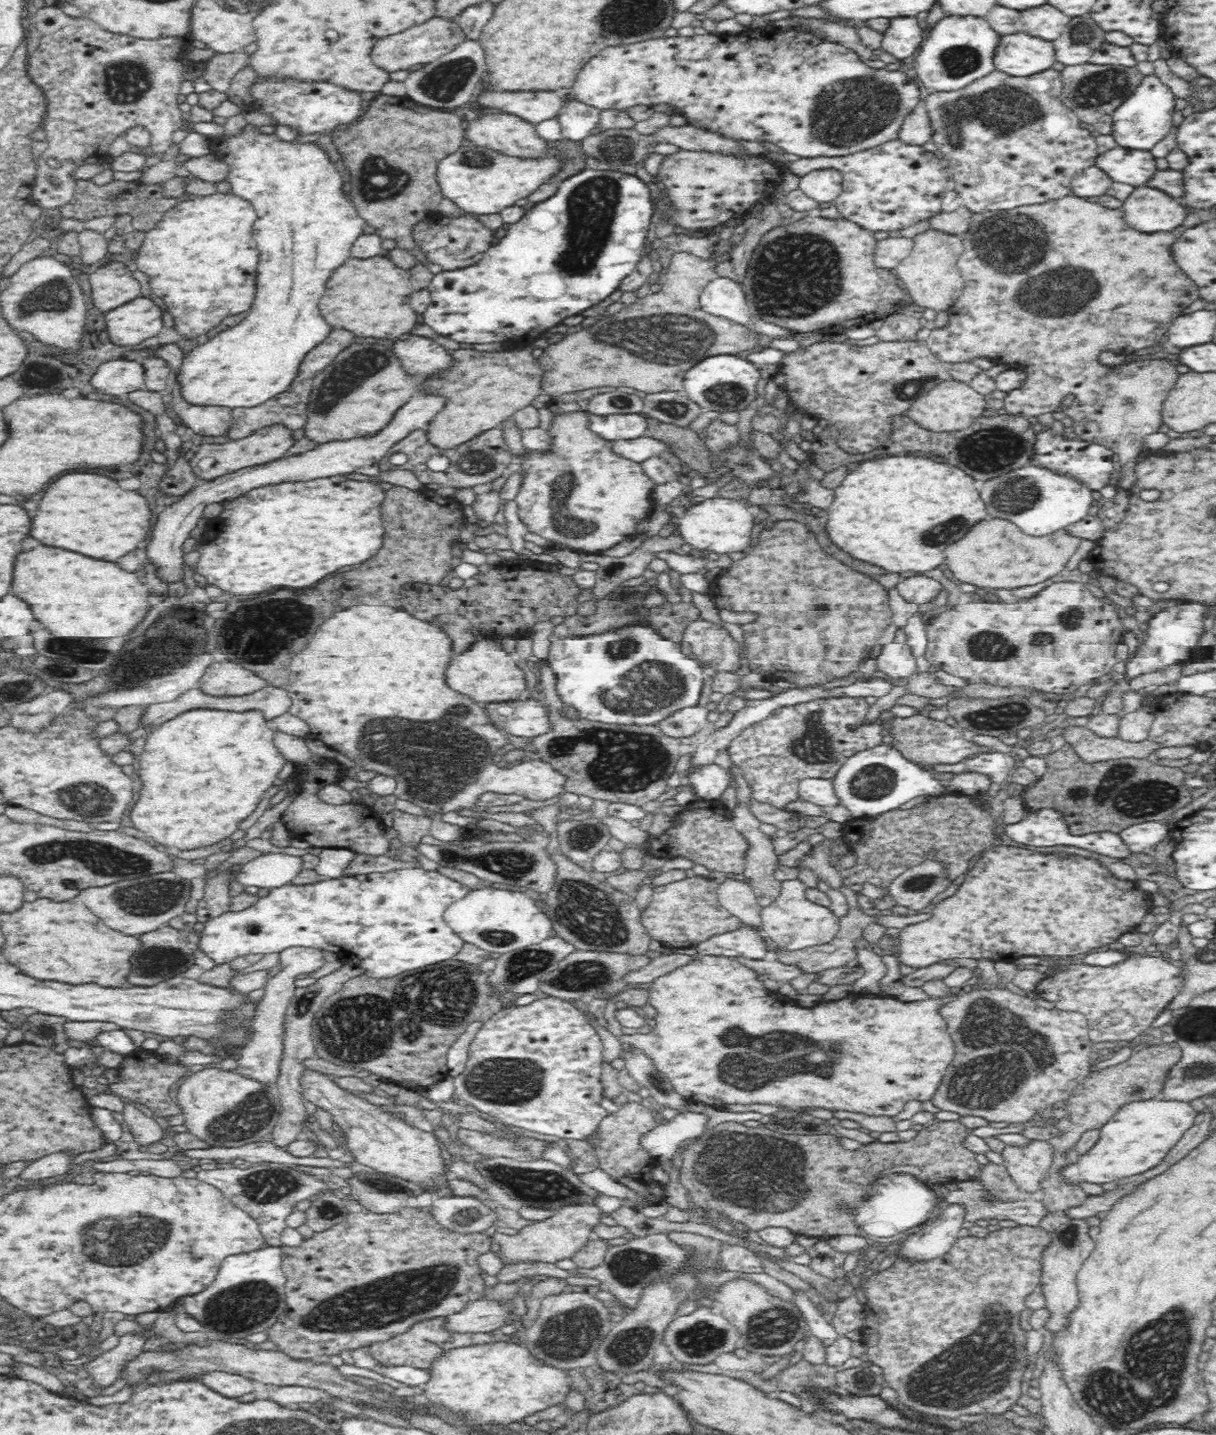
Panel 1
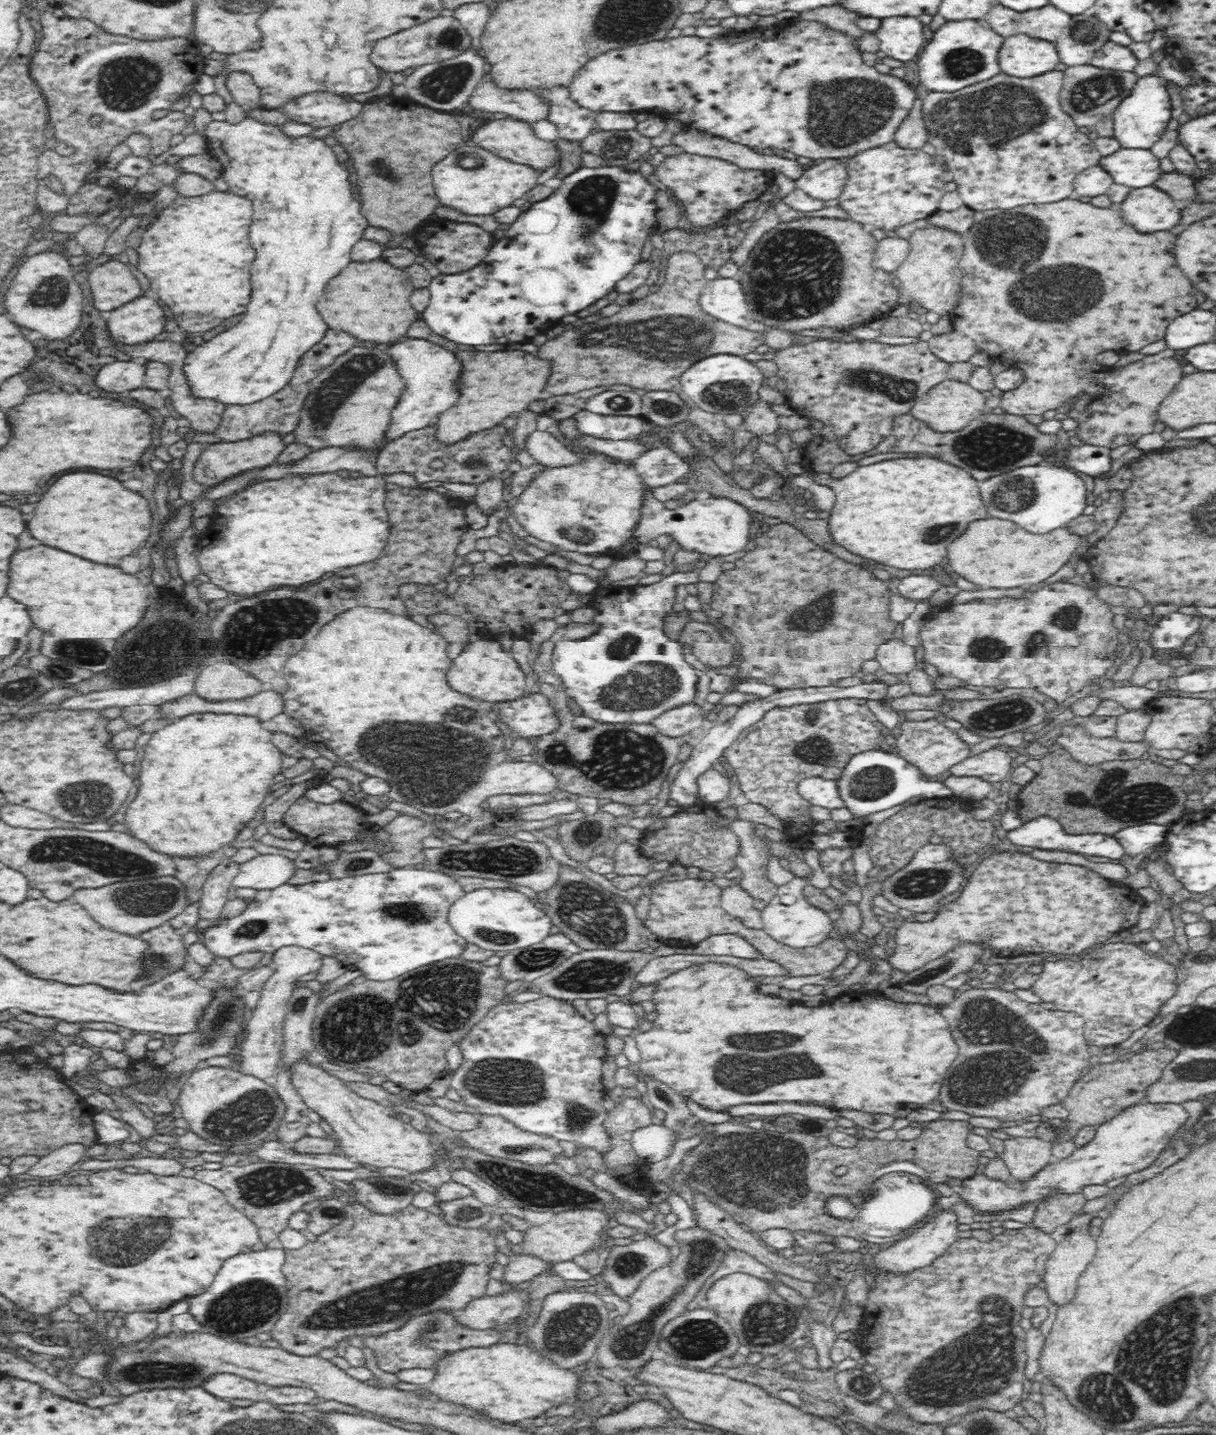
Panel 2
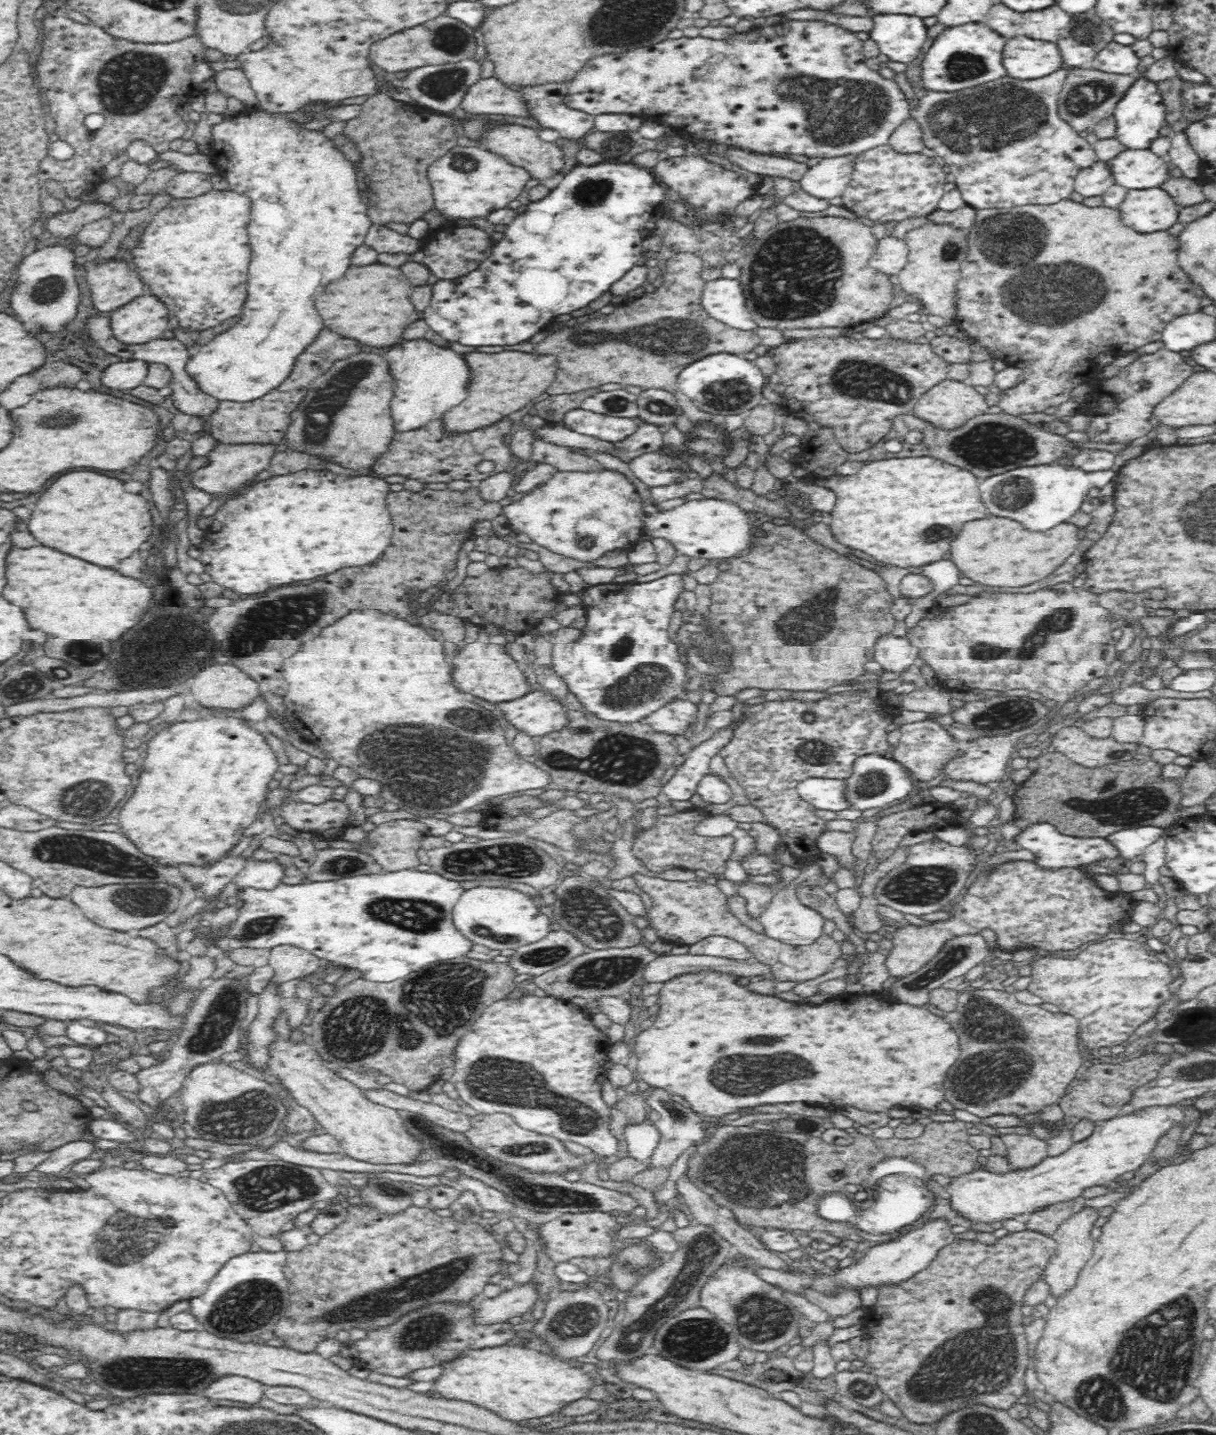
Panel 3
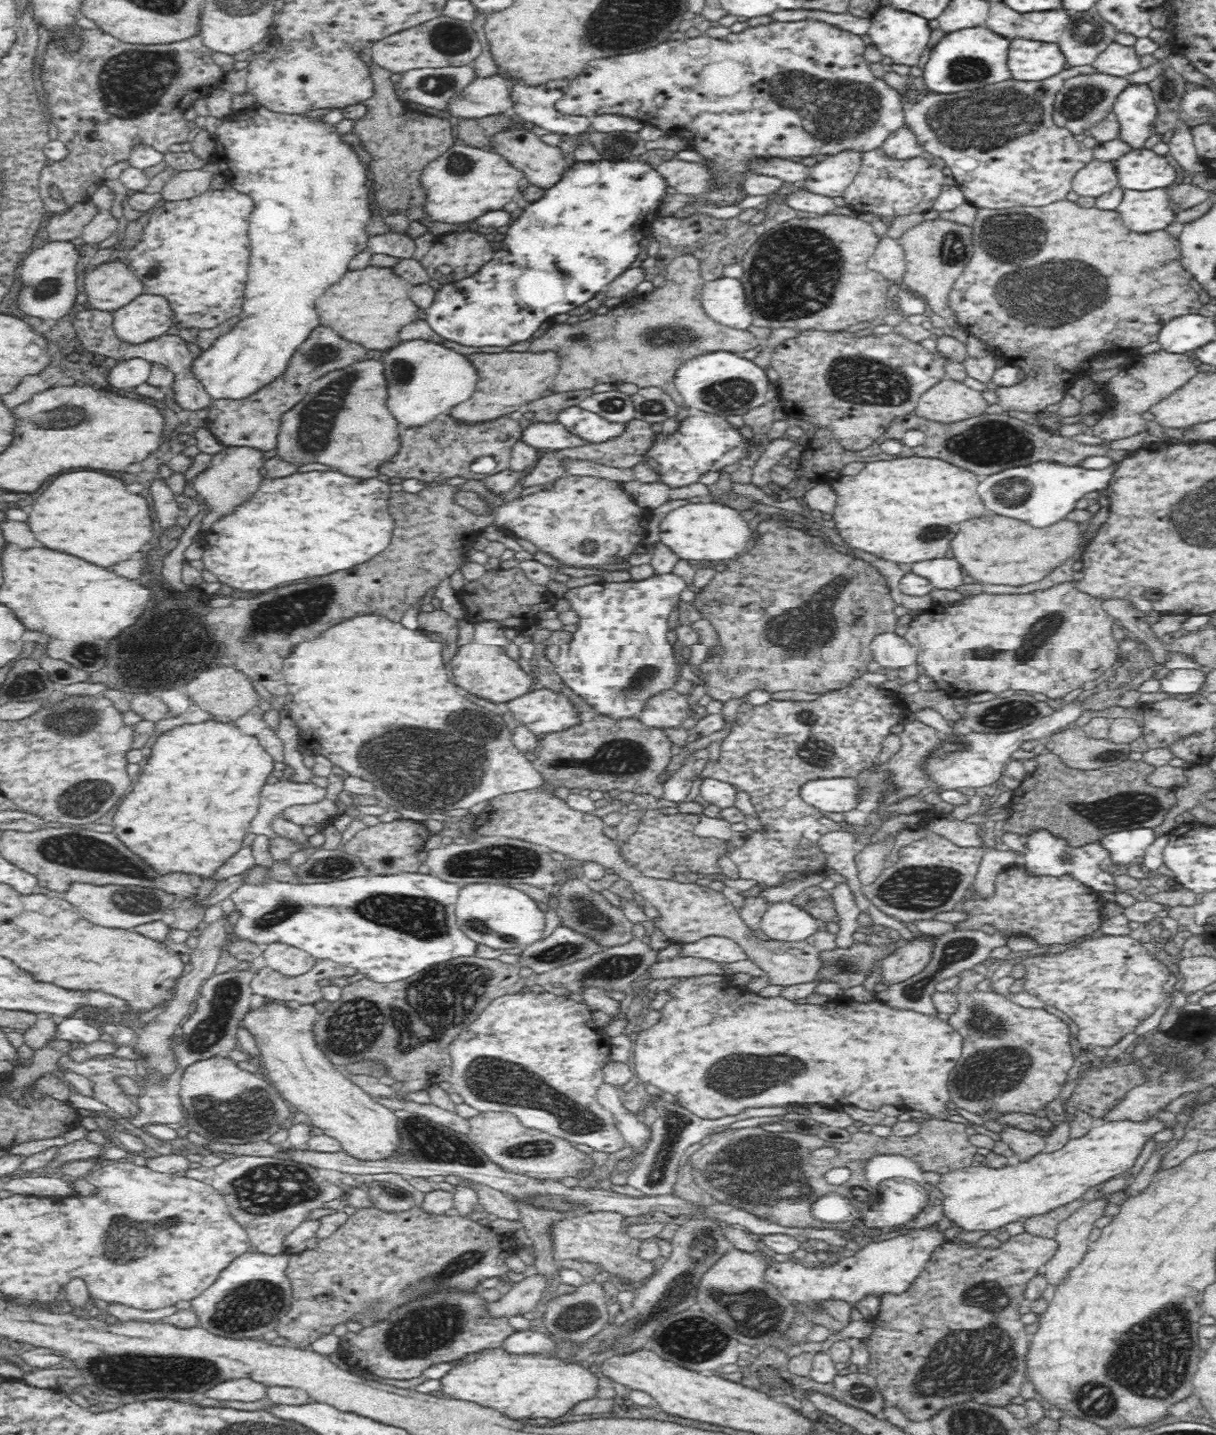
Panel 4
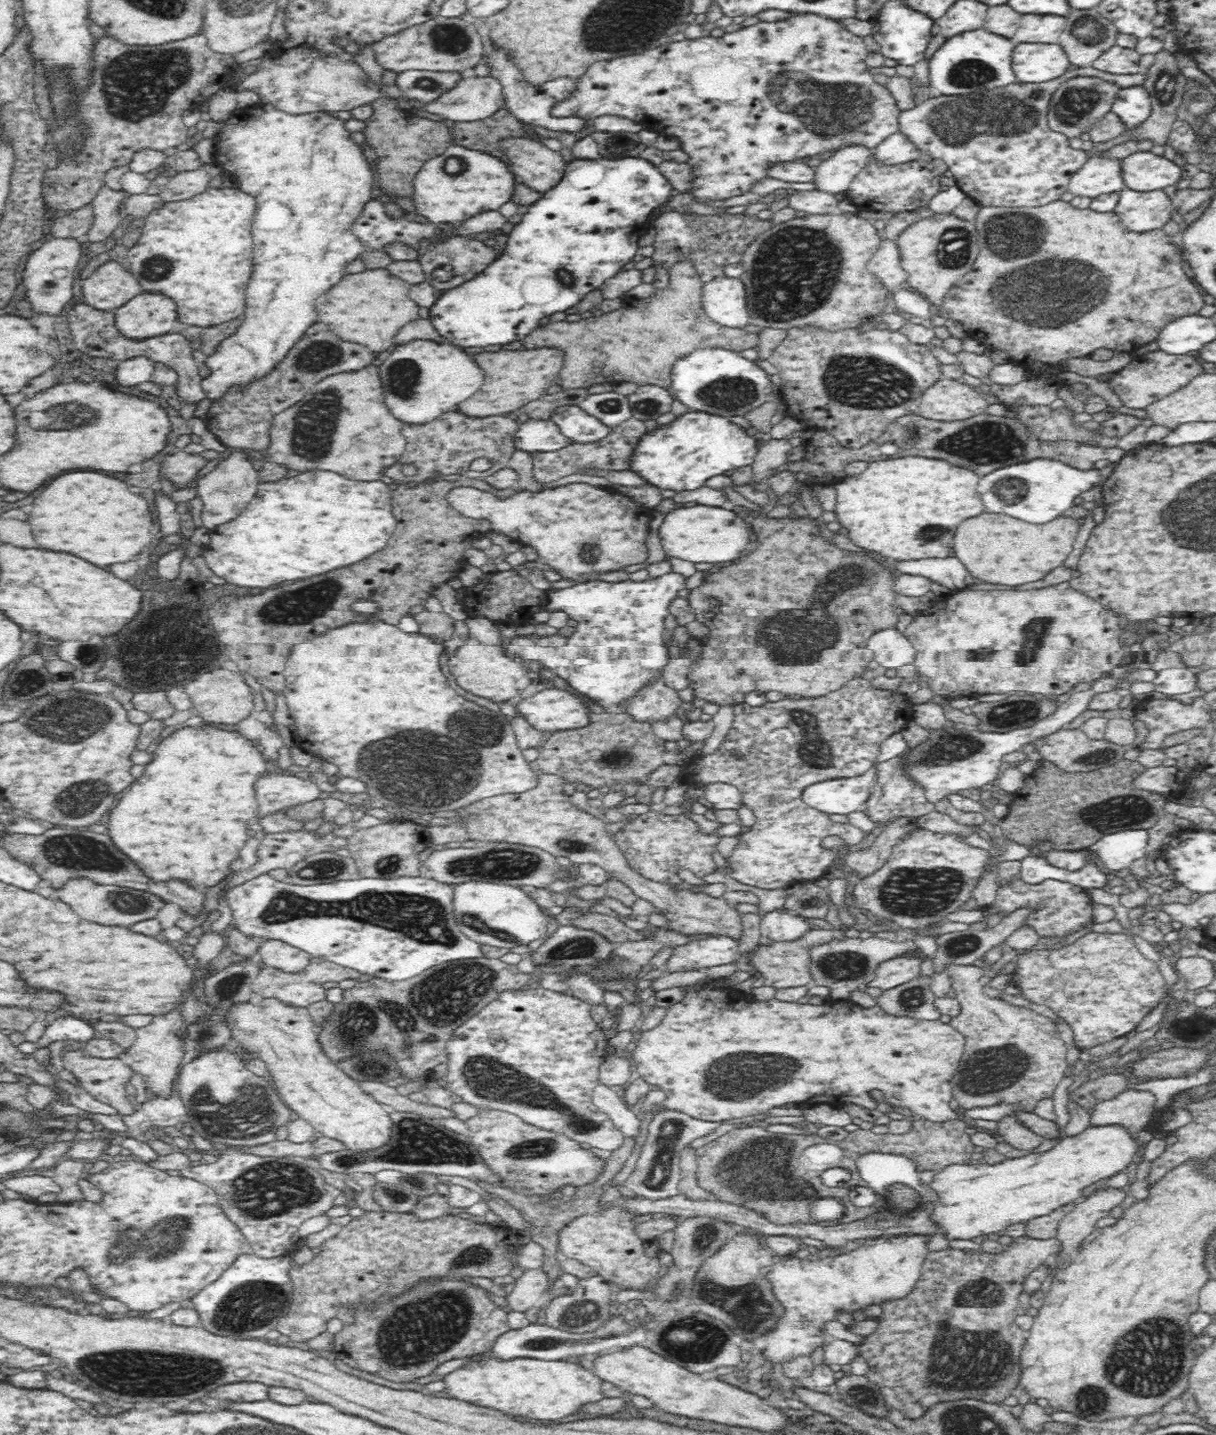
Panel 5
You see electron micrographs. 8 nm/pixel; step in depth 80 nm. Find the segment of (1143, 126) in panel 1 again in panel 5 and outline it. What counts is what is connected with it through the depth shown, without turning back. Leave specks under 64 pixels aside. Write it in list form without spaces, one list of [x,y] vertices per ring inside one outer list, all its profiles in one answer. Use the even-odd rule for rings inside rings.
[[[1142,85],[1120,88],[1114,97],[1111,111],[1122,119],[1126,128],[1137,127],[1150,114],[1149,94]]]

